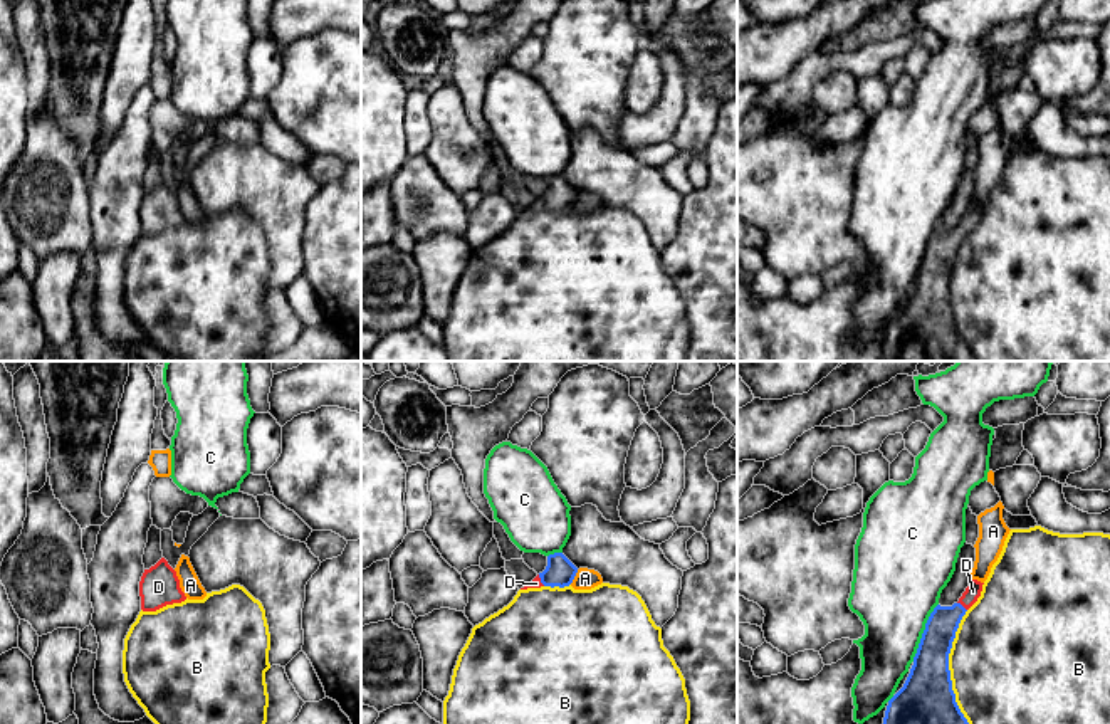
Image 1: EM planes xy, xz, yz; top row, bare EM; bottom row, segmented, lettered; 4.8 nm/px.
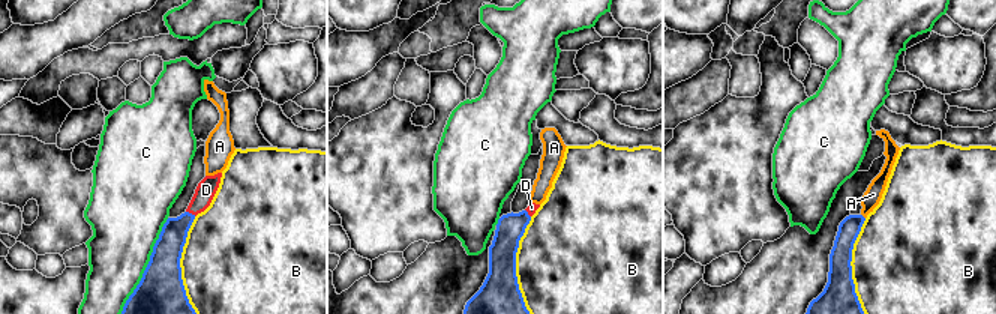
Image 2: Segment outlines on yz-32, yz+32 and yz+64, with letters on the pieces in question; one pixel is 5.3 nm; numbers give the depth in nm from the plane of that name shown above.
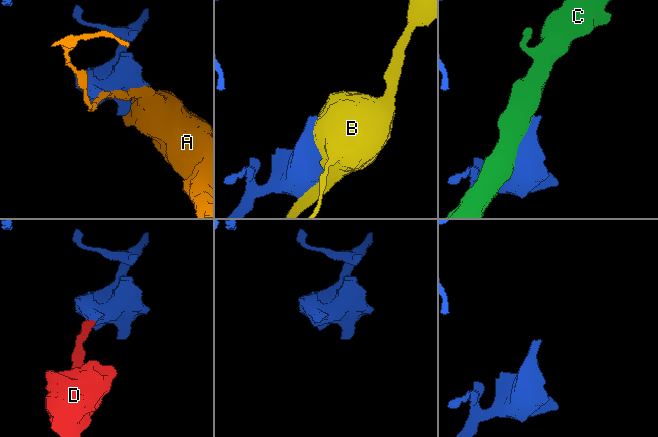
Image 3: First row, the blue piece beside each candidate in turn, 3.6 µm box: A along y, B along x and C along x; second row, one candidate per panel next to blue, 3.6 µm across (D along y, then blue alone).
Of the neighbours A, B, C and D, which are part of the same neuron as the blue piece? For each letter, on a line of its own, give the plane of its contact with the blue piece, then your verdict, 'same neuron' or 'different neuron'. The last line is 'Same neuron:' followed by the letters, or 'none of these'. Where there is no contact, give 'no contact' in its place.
A: meets blue in xz; different neuron
B: meets blue in yz; different neuron
C: meets blue in yz; different neuron
D: meets blue in yz; same neuron
Same neuron: D

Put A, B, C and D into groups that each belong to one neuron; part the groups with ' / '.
A / B / C / D

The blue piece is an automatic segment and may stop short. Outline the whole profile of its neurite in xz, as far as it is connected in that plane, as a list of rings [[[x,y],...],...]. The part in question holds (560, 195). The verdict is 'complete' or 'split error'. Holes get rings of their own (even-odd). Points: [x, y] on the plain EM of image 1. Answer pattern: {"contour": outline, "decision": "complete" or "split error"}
{"contour": [[[554,176],[547,180],[547,190],[542,197],[539,197],[527,210],[527,212],[541,212],[541,210],[569,210],[578,197],[578,191],[563,178]]], "decision": "split error"}

